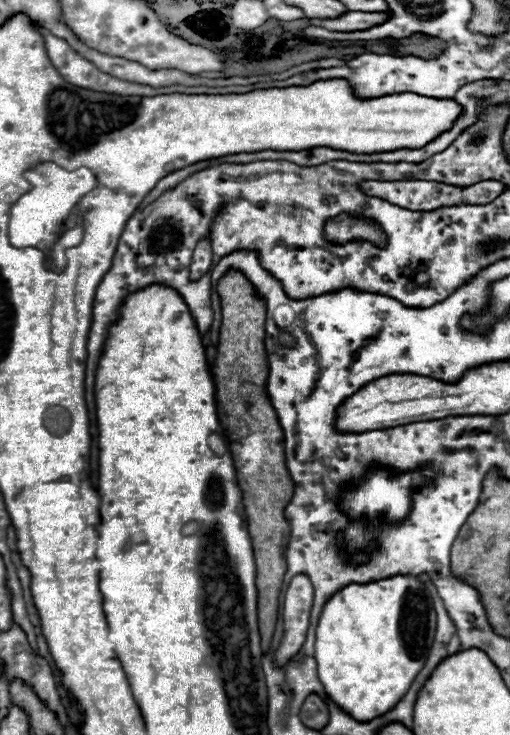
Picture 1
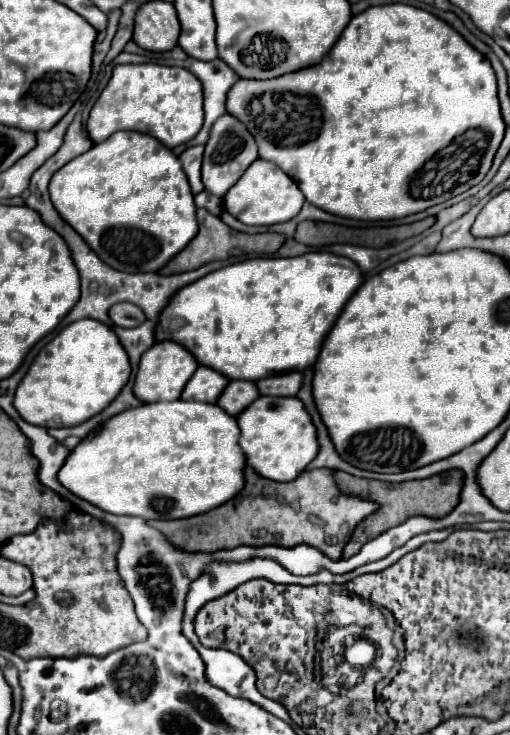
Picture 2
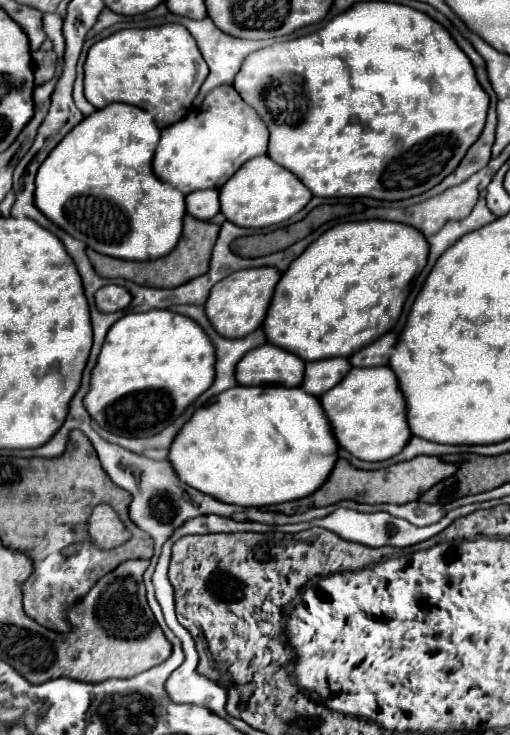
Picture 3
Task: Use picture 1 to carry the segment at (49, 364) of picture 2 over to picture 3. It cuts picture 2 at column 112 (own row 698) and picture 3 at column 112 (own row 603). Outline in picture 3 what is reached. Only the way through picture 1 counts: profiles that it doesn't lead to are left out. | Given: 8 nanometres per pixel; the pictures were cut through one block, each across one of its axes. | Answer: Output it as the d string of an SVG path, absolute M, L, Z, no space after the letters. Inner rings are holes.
M170 310L126 314L106 336L84 406L92 420L112 434L154 436L212 386L212 364L216 364L212 340L188 316Z

